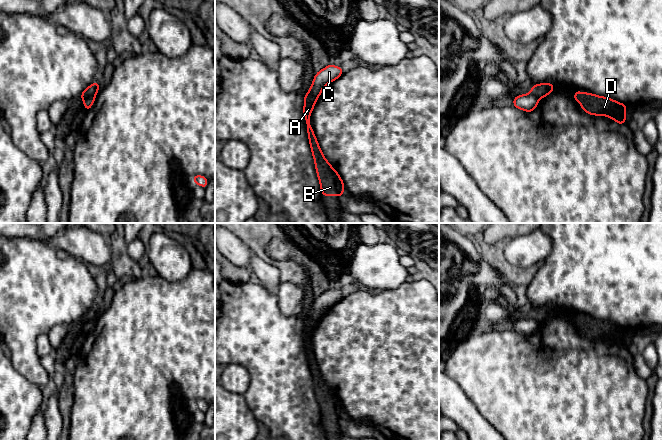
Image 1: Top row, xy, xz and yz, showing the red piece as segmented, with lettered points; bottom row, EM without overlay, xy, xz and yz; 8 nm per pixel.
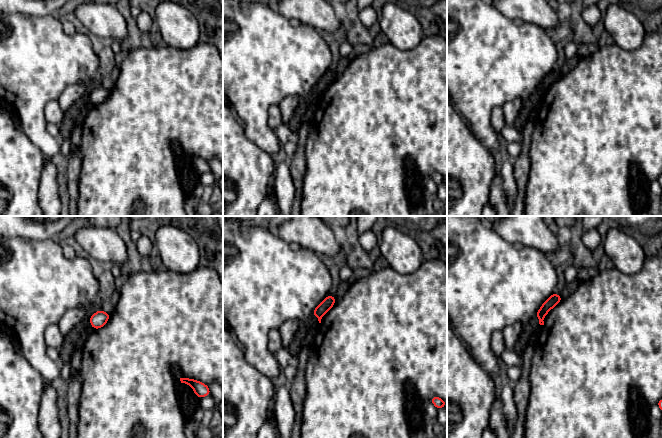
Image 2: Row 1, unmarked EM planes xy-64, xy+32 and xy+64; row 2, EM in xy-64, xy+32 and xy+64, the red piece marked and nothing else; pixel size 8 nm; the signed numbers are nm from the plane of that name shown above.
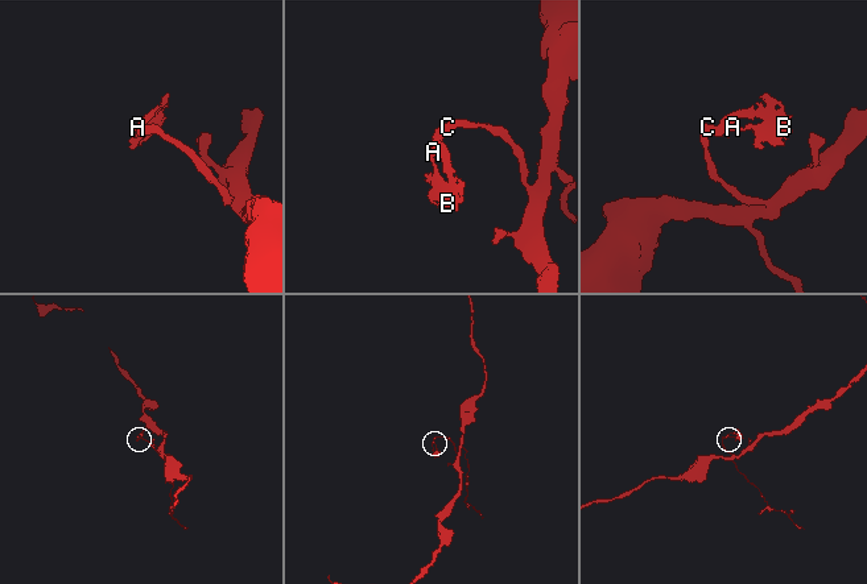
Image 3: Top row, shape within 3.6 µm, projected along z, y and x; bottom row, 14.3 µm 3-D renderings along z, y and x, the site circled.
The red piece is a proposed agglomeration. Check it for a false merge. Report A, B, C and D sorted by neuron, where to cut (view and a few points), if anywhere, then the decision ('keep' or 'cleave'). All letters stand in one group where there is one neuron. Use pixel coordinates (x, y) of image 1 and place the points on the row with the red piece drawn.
A B D / C | xy (94, 95), (89, 95), (83, 99) | cleave

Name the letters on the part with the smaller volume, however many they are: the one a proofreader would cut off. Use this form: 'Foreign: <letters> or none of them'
Foreign: A, B, D

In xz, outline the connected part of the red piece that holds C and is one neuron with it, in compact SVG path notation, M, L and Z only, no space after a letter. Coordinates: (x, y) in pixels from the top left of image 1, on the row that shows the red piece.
M329 64L314 76L311 87L308 91L310 95L319 96L323 92L323 88L338 79L343 74L341 66Z

